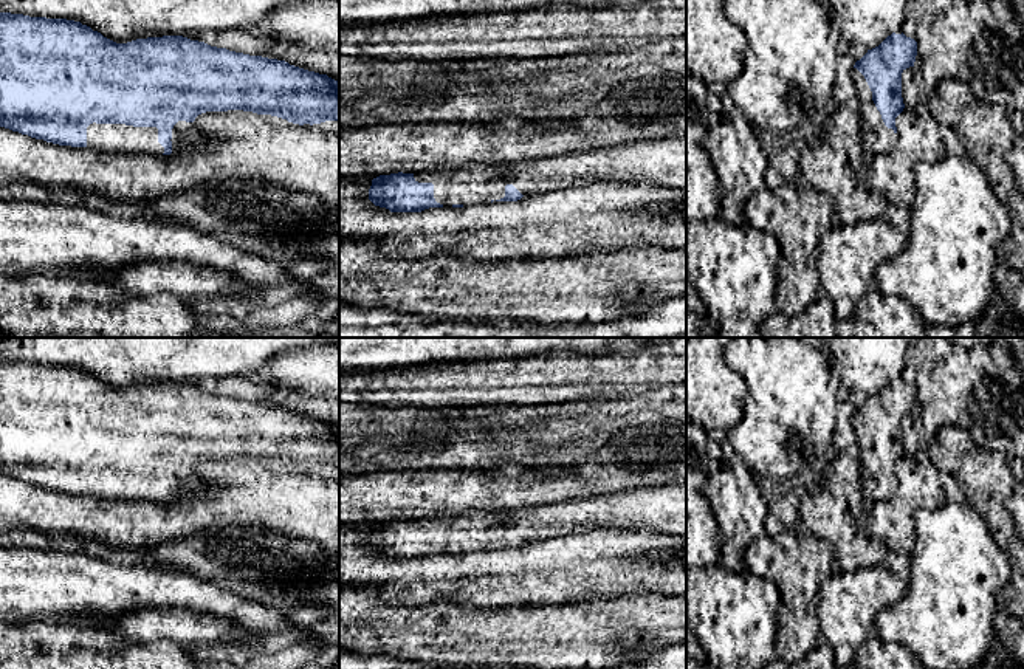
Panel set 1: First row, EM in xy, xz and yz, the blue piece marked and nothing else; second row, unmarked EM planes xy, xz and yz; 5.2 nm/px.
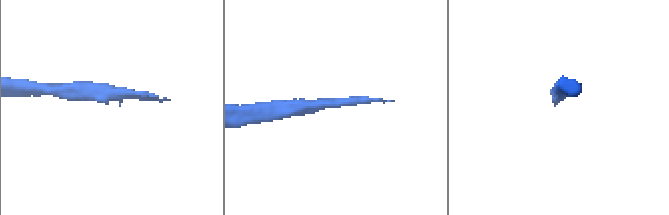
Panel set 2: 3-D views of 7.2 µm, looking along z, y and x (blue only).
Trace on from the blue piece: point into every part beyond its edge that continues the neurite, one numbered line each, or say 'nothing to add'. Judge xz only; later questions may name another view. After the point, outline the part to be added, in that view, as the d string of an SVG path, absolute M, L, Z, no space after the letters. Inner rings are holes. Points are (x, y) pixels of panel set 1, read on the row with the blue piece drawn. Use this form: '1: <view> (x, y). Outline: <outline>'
1: xz (662, 161). Outline: M686 138L632 141L525 163L434 169L414 173L414 178L432 183L434 198L443 206L500 200L507 184L513 184L522 195L603 180L686 189Z

